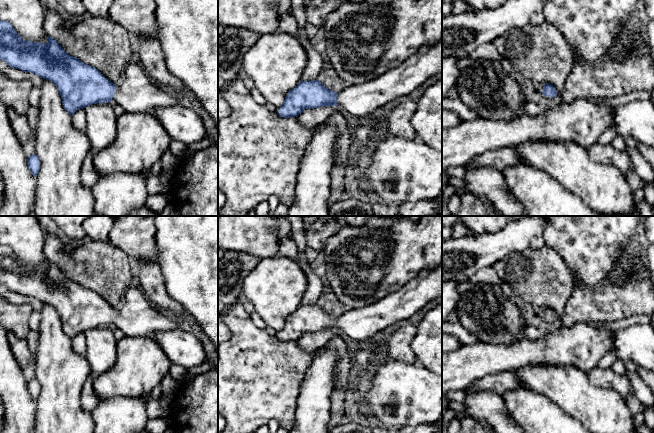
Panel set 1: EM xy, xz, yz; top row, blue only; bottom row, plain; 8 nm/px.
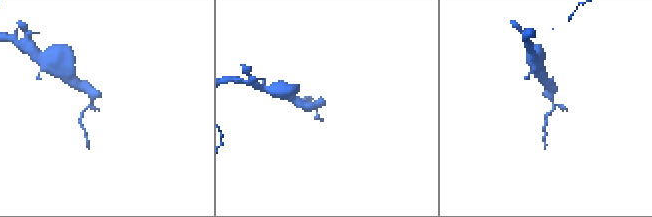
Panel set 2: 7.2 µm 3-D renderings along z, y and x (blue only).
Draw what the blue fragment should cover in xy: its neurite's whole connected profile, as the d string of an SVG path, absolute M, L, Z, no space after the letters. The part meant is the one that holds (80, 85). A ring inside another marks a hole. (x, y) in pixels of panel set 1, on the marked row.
M2 20L0 60L11 68L53 82L70 115L91 104L105 102L119 104L125 112L139 114L177 105L175 98L160 89L138 62L132 60L127 65L125 79L117 87L95 67L66 53L54 38L48 36L46 44L24 40L12 24Z

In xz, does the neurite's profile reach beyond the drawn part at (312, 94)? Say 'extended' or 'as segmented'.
extended

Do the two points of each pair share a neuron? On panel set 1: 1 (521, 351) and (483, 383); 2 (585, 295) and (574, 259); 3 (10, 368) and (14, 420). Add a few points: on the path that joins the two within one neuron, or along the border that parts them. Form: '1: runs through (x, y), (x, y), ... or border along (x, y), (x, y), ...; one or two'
1: border along (514, 371), (491, 373), (472, 381); two
2: border along (570, 270), (584, 285), (594, 288); two
3: runs through (10, 381), (14, 395), (14, 407); one

